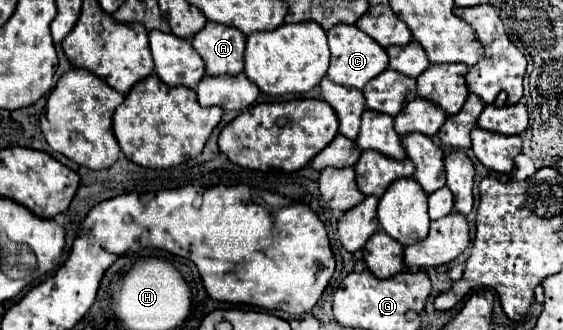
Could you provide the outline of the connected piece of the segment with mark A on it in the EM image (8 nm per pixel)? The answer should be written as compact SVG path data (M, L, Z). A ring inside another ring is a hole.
M208 22L194 38L192 44L206 64L208 76L240 74L244 68L246 36L236 28Z

